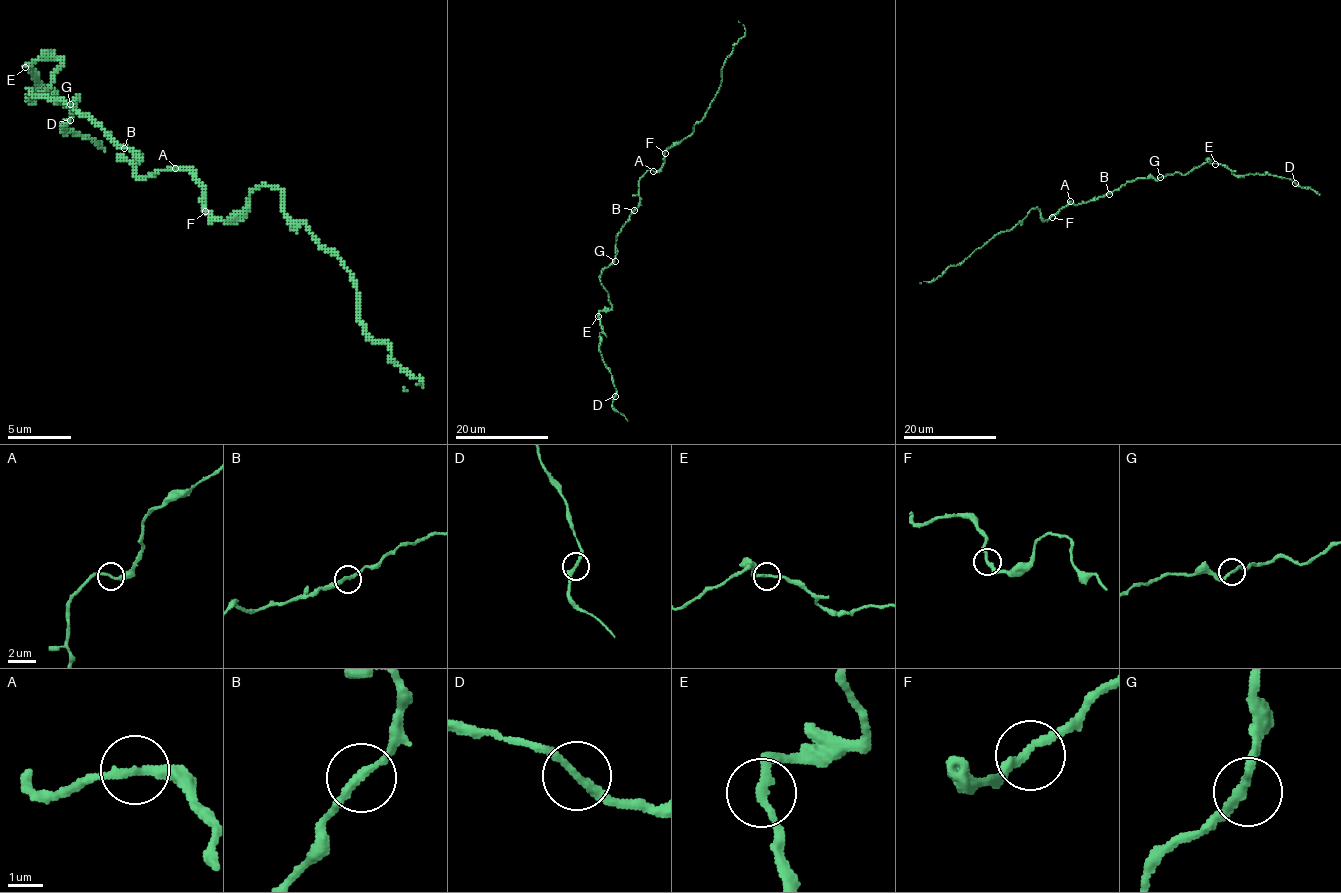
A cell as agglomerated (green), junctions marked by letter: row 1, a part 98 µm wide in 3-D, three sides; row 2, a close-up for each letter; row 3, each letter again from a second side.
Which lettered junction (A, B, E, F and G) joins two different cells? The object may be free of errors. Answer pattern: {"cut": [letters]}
{"cut": ["E"]}

